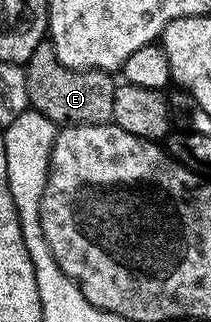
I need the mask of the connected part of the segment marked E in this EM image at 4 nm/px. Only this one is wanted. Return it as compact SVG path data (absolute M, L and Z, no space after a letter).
M43 42L32 50L32 58L28 58L25 71L27 76L29 107L35 112L44 114L59 126L67 124L108 124L113 121L112 98L116 80L109 72L75 72L73 68L64 66L60 58L56 58L54 47Z

